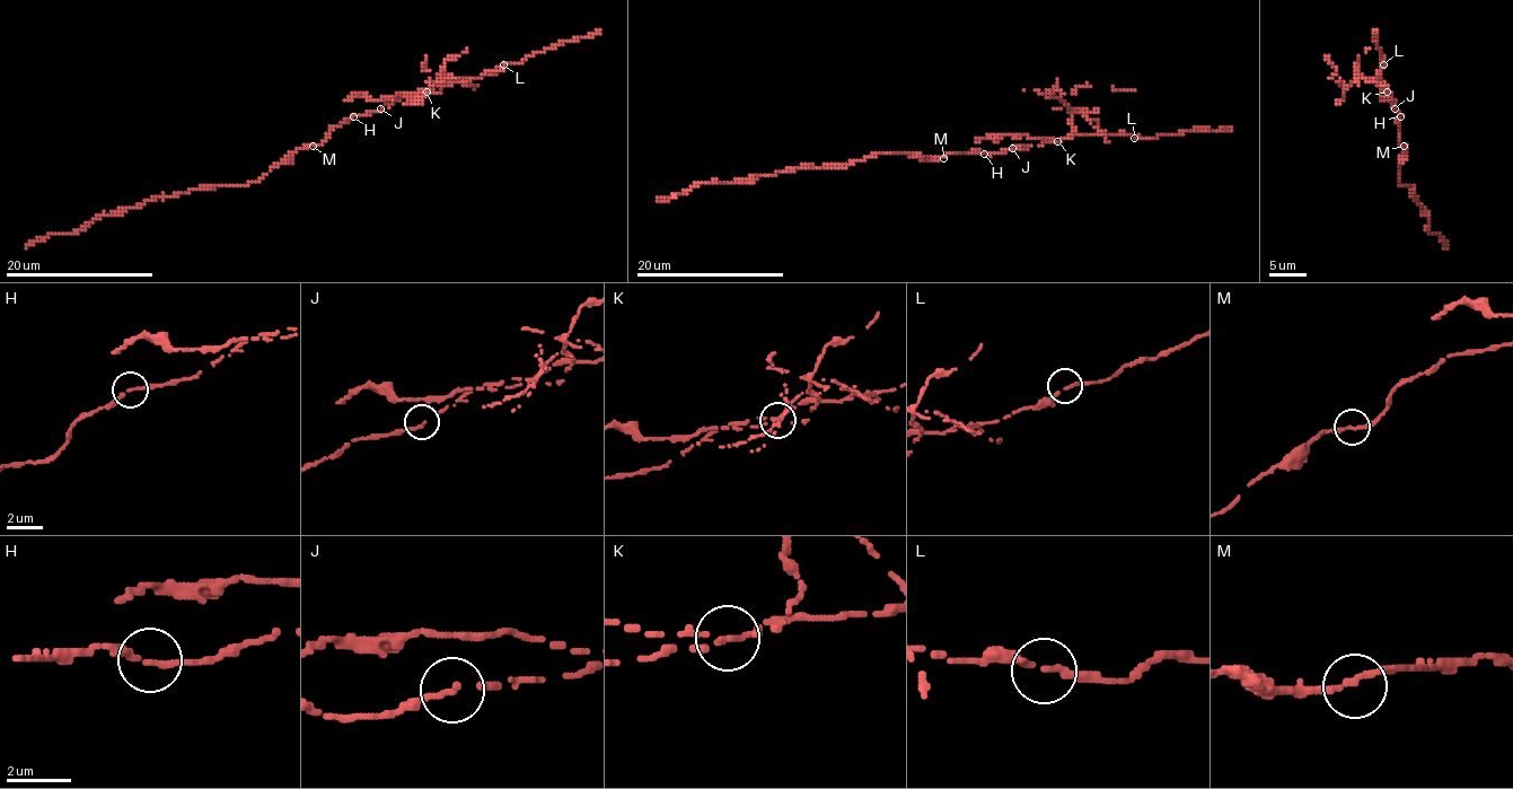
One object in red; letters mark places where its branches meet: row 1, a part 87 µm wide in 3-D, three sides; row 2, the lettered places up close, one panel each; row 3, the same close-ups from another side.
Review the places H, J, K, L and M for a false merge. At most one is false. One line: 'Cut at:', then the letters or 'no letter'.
Cut at: K

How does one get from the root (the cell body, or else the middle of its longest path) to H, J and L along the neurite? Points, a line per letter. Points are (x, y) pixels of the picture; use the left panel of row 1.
H: (313, 146), (319, 143), (334, 128), (353, 116)
J: (313, 146), (319, 143), (334, 128), (353, 116), (380, 108)
L: (313, 146), (319, 143), (334, 128), (353, 116), (379, 112), (401, 96), (493, 73), (503, 64)

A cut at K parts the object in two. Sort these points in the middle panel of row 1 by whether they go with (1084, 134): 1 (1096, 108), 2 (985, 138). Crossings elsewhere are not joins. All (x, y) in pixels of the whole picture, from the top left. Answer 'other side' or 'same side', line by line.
1: other side
2: other side

